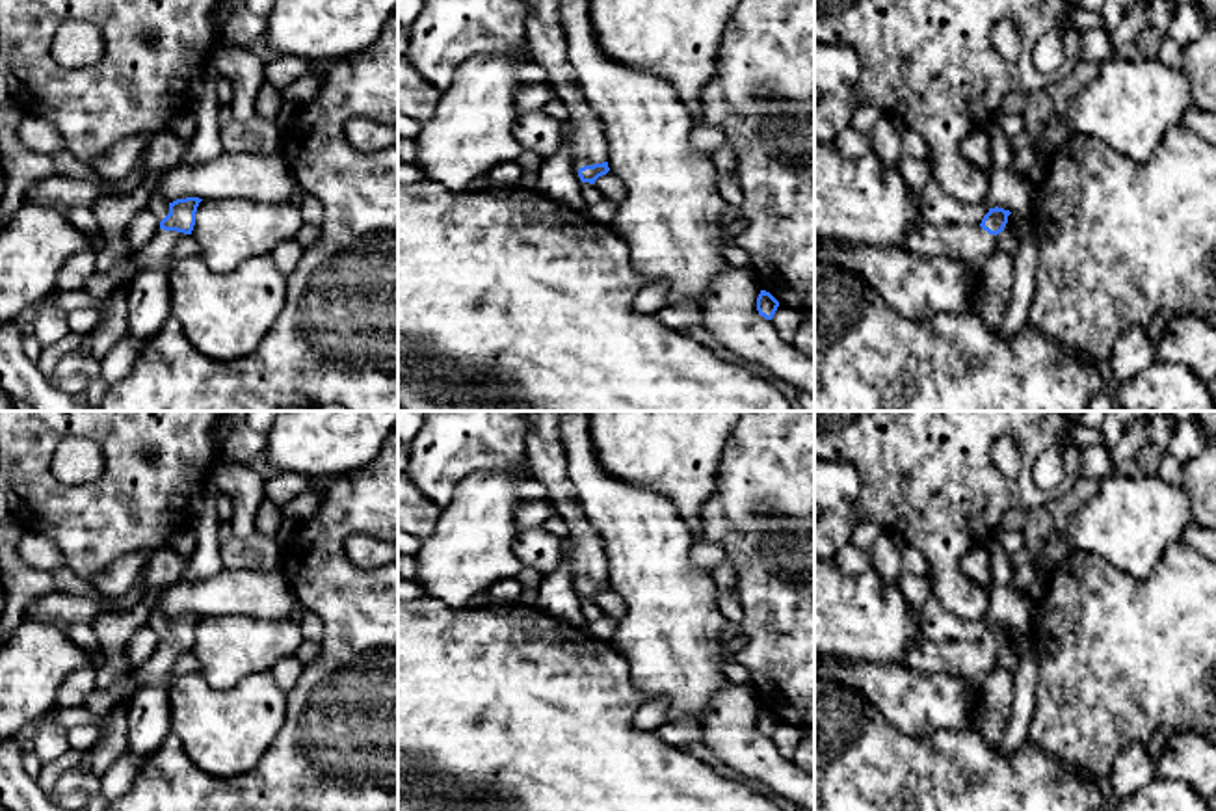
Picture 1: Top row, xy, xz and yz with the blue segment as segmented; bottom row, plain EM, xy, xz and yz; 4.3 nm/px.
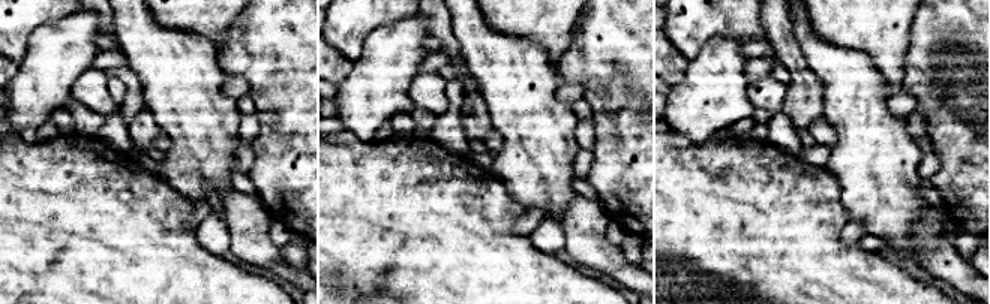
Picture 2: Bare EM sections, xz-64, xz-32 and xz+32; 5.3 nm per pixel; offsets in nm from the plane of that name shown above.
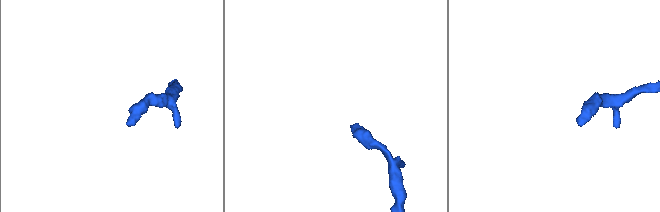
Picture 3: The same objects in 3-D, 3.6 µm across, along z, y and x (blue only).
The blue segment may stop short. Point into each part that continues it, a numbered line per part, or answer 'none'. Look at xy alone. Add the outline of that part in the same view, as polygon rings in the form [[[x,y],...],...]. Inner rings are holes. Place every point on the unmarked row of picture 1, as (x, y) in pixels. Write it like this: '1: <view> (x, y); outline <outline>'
1: xy (157, 668); outline [[[158,645],[139,668],[130,670],[138,690],[164,683],[182,655],[186,655],[184,649]]]

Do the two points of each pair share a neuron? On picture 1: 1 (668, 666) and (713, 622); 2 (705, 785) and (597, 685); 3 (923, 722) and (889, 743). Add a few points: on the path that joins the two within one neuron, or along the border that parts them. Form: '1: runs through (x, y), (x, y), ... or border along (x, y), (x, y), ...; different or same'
1: runs through (679, 655), (701, 633); same
2: runs through (672, 784), (607, 718); same
3: border along (872, 704), (906, 733), (928, 737), (947, 731); different

